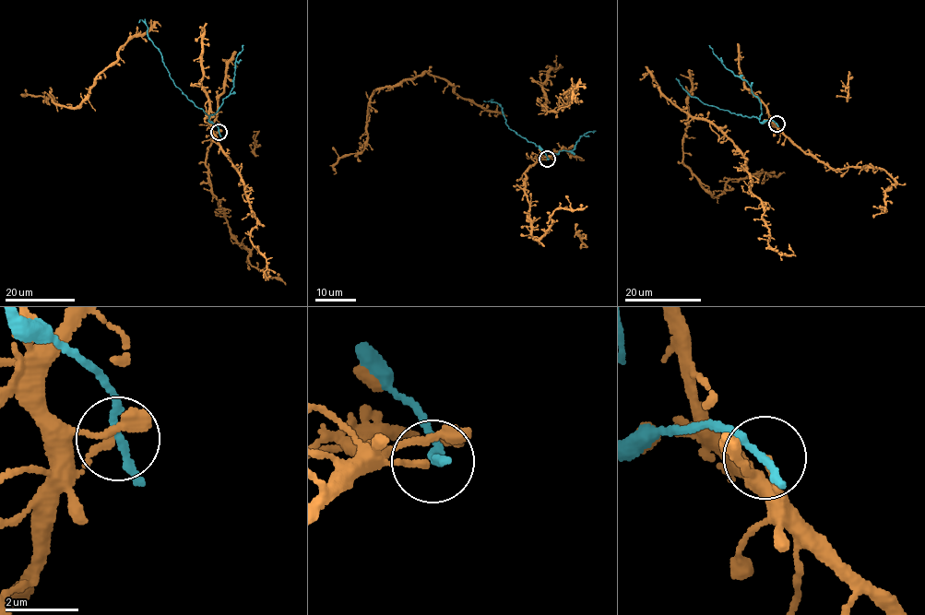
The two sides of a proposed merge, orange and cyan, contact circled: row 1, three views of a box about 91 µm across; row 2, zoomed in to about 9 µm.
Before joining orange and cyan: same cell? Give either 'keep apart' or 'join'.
keep apart

